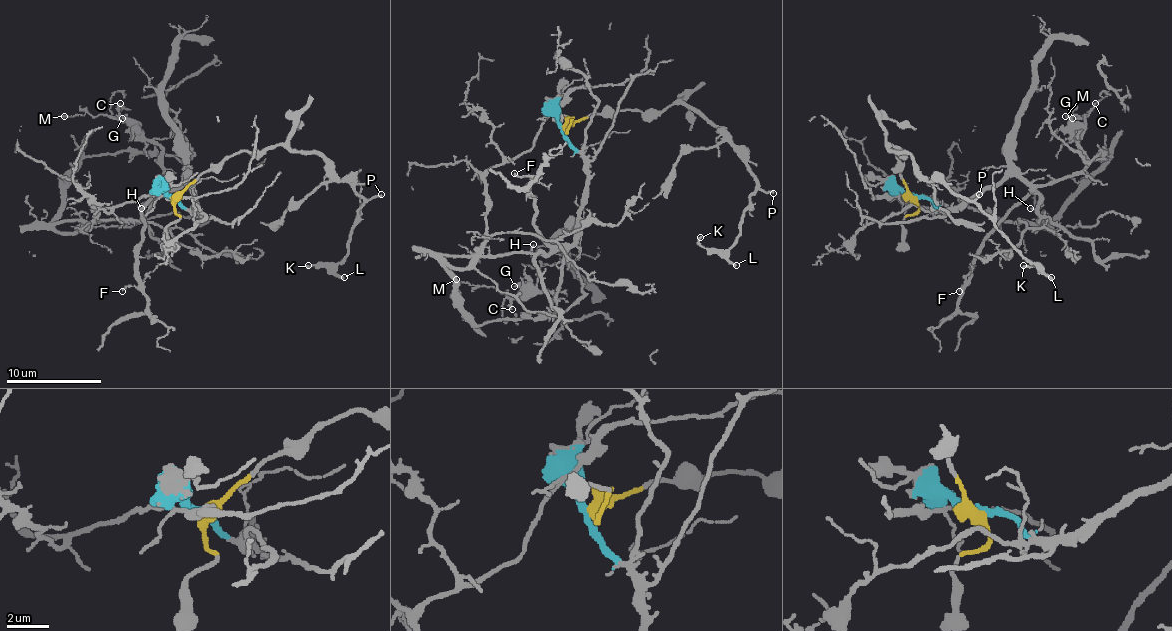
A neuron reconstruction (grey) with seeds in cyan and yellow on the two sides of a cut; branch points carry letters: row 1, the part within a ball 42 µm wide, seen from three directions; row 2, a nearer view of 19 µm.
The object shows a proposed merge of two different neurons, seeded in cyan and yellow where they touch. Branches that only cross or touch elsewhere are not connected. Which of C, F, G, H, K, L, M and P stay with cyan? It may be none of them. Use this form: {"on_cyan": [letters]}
{"on_cyan": ["C", "F", "G", "H", "M"]}

